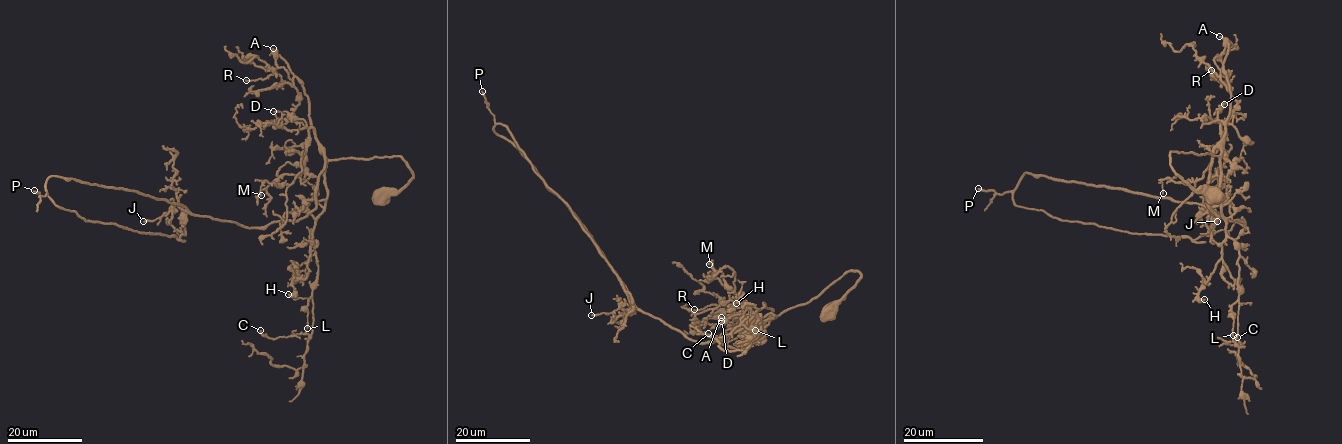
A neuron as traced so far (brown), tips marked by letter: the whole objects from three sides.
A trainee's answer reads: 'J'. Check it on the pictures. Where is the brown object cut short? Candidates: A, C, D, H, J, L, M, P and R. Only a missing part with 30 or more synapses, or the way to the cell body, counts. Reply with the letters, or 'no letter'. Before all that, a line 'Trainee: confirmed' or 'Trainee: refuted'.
Trainee: refuted
P

